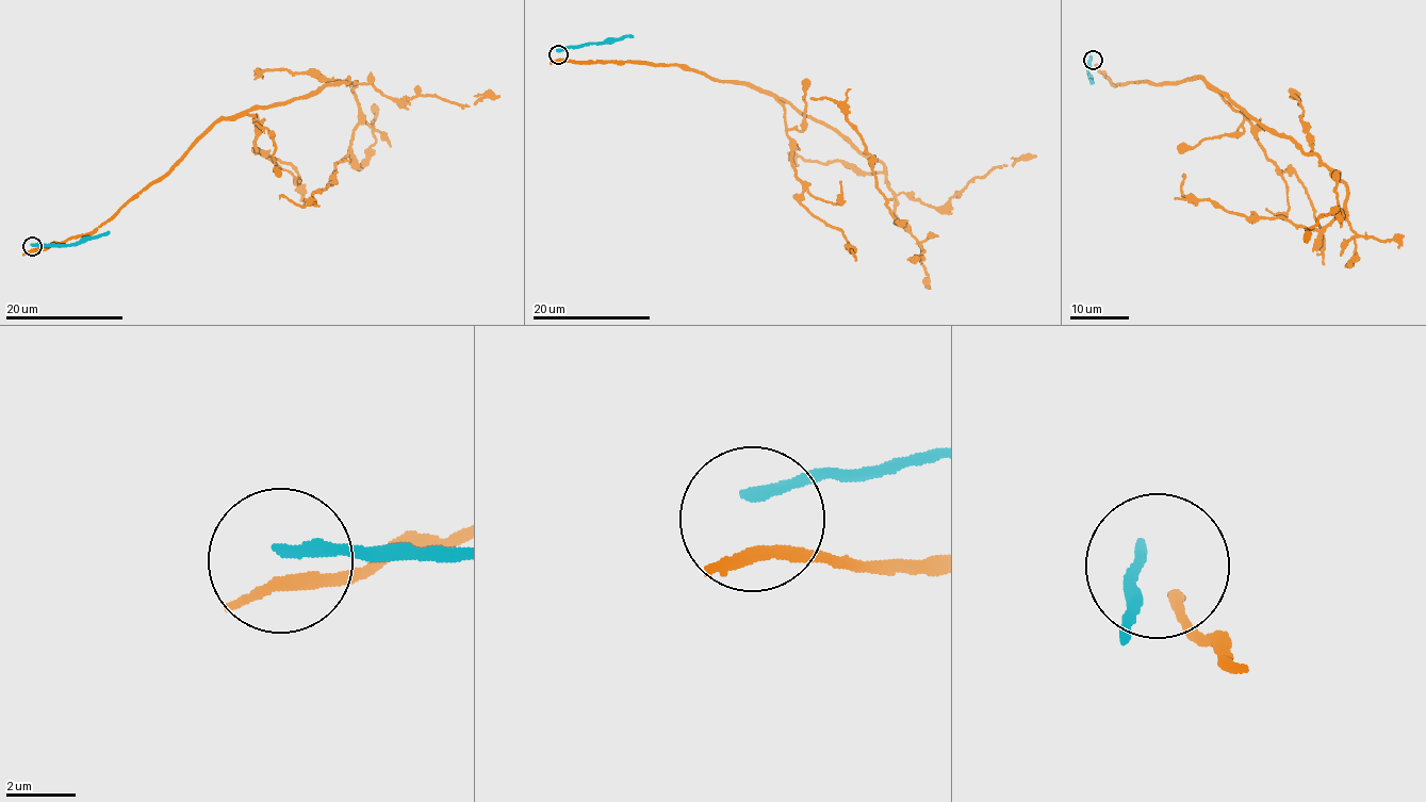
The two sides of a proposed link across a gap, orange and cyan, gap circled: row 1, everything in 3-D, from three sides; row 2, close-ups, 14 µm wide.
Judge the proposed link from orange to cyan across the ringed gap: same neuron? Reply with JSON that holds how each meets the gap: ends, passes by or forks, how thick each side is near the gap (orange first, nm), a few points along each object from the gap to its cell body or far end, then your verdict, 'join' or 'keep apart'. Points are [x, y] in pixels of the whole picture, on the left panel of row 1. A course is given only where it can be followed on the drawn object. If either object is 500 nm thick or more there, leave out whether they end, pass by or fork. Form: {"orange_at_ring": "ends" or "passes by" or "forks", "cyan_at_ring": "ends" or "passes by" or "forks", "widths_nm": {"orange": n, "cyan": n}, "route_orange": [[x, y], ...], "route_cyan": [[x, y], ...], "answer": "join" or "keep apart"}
{"orange_at_ring": "passes by", "cyan_at_ring": "ends", "widths_nm": {"orange": 320, "cyan": 280}, "route_orange": [[33, 248], [96, 231], [215, 123], [348, 78], [359, 116], [344, 162], [306, 205], [279, 199]], "route_cyan": [[32, 246], [79, 244], [109, 230]], "answer": "keep apart"}

